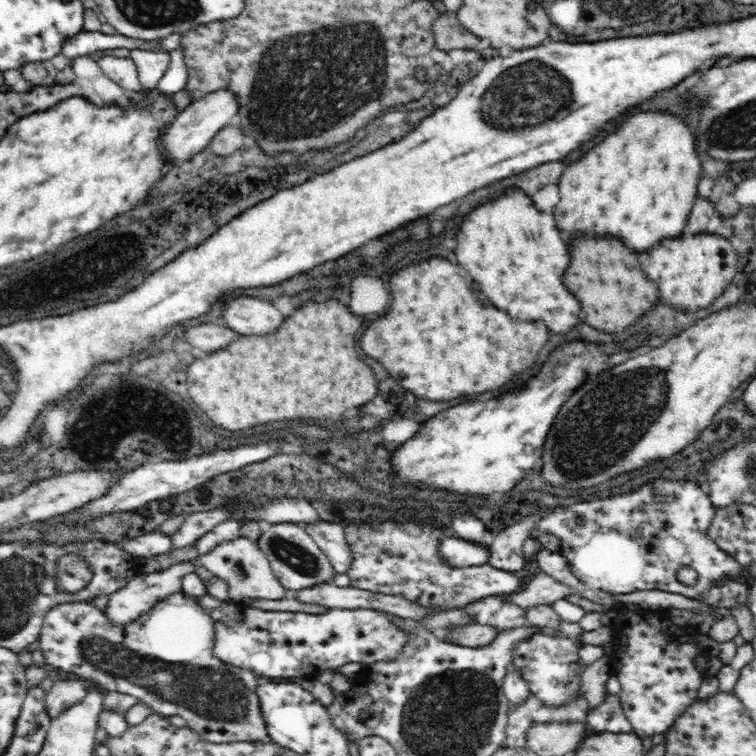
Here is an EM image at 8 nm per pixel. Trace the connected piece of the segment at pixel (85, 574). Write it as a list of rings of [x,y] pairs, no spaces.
[[[64,556],[58,558],[56,562],[57,586],[59,592],[80,592],[82,588],[86,588],[92,580],[94,573],[87,566],[87,560],[83,560],[81,556]]]

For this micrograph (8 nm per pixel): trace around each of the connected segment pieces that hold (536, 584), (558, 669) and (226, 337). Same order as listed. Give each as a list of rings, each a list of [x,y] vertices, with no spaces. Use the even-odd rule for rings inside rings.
[[[536,571],[528,579],[521,590],[512,594],[503,594],[505,600],[520,608],[532,608],[538,605],[551,605],[556,600],[575,594],[568,583],[562,584],[548,574]]]
[[[536,633],[530,638],[522,639],[514,647],[510,665],[520,671],[529,691],[543,704],[562,706],[570,700],[576,700],[578,696],[583,696],[580,676],[585,668],[578,663],[578,648],[582,645],[578,639]]]
[[[204,323],[188,328],[184,332],[184,339],[190,346],[212,353],[220,350],[220,348],[226,348],[230,342],[234,342],[240,335],[230,327]]]

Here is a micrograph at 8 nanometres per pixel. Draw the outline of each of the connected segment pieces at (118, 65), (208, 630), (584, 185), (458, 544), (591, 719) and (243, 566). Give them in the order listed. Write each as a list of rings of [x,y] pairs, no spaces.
[[[105,55],[97,63],[112,82],[116,82],[124,90],[130,90],[134,94],[143,90],[135,62],[131,58]]]
[[[180,588],[178,592],[169,594],[167,597],[155,602],[154,606],[148,612],[145,612],[142,616],[135,618],[125,625],[112,623],[103,609],[99,609],[89,601],[58,603],[57,605],[54,603],[48,609],[49,611],[43,616],[39,639],[34,647],[40,649],[40,652],[42,652],[45,658],[45,662],[55,669],[62,669],[64,672],[78,674],[88,684],[97,684],[101,689],[106,688],[108,691],[129,694],[137,698],[140,703],[149,706],[154,713],[161,714],[164,717],[181,716],[187,722],[187,728],[192,729],[194,733],[197,733],[208,742],[213,742],[214,744],[222,744],[222,742],[271,742],[270,737],[268,737],[268,731],[266,731],[262,713],[260,712],[258,695],[256,694],[257,684],[263,679],[256,678],[250,670],[240,670],[237,666],[222,662],[213,653],[215,636],[214,621],[206,610],[202,608],[202,605],[198,603],[198,599],[195,596],[182,591]]]
[[[668,111],[636,112],[628,116],[614,136],[606,136],[594,150],[568,164],[557,184],[560,201],[551,211],[558,230],[566,236],[614,236],[638,252],[650,250],[666,238],[682,236],[698,197],[696,186],[701,178],[701,160],[694,149],[694,136],[683,120]]]
[[[449,534],[439,544],[441,559],[454,568],[476,566],[489,562],[489,549]]]
[[[606,693],[605,700],[598,707],[587,712],[589,729],[596,733],[632,733],[633,727],[619,702],[618,696]]]
[[[239,536],[228,542],[220,542],[208,554],[199,555],[198,562],[228,585],[229,597],[235,602],[241,602],[242,598],[282,600],[282,598],[294,595],[294,592],[282,587],[281,581],[276,579],[266,555],[258,548],[255,541],[251,541],[249,538]]]

